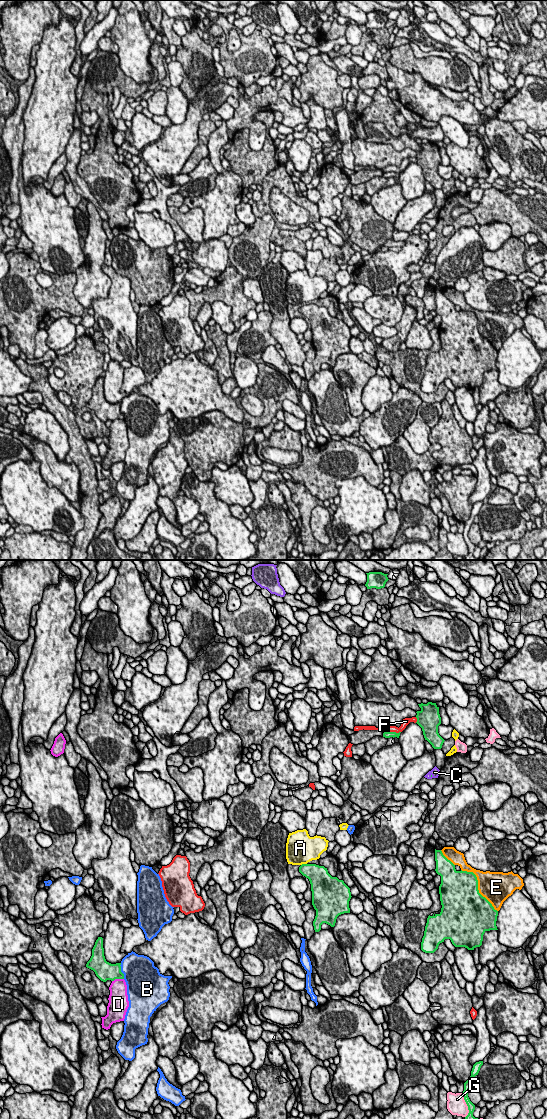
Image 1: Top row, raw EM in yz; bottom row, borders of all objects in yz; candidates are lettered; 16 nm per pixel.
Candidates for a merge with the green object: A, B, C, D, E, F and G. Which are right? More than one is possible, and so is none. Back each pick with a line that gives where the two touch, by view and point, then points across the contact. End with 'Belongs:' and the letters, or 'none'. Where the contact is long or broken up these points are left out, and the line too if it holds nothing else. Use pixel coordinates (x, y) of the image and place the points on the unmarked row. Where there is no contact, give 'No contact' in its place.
C: No contact
Belongs: C

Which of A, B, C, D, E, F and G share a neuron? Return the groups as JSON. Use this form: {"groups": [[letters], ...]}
{"groups": [["A"], ["B"], ["C"], ["D"], ["E"], ["F"], ["G"]]}

